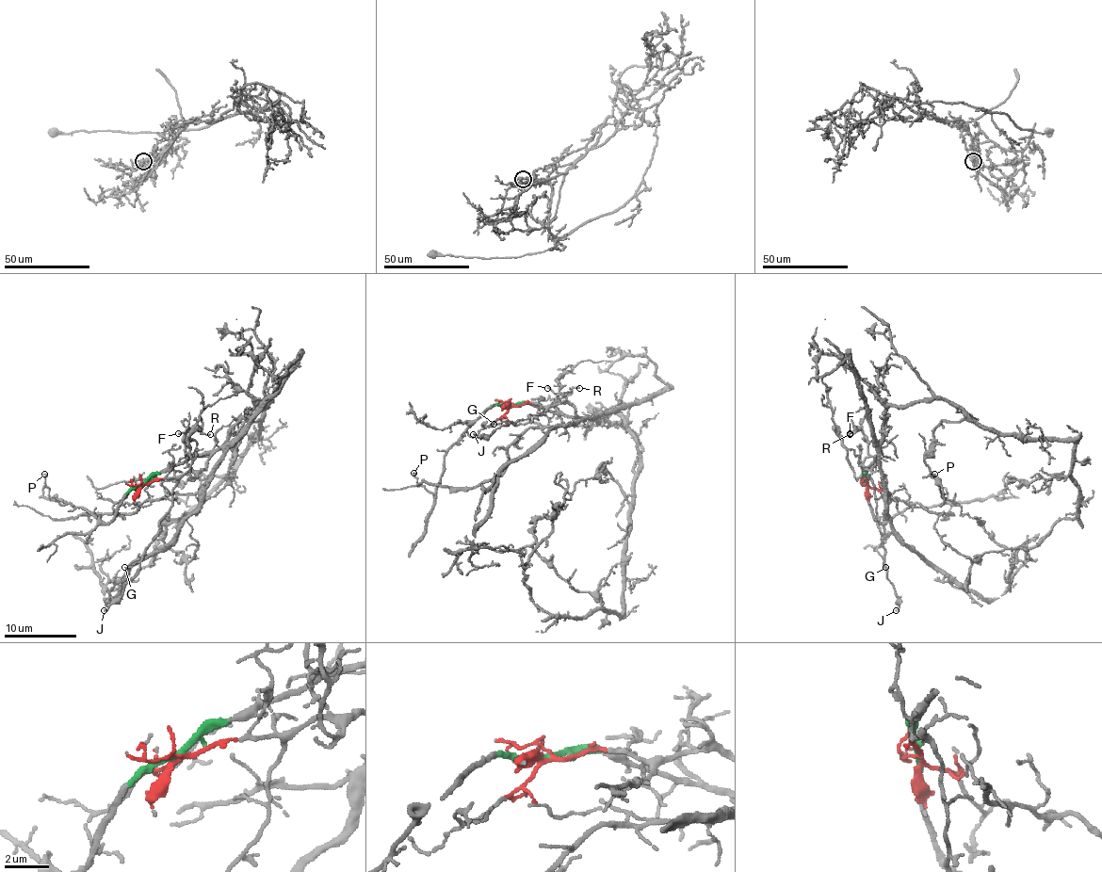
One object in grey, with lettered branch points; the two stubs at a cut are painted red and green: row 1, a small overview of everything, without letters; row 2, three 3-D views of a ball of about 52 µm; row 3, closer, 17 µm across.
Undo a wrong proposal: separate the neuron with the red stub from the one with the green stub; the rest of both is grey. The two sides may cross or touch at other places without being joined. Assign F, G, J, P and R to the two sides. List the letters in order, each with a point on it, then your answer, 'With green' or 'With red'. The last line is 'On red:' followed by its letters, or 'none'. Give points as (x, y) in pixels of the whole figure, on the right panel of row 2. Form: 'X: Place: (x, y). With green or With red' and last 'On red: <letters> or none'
F: Place: (850, 433). With green
G: Place: (885, 567). With red
J: Place: (896, 610). With red
P: Place: (934, 474). With green
R: Place: (850, 434). With green
On red: G, J

